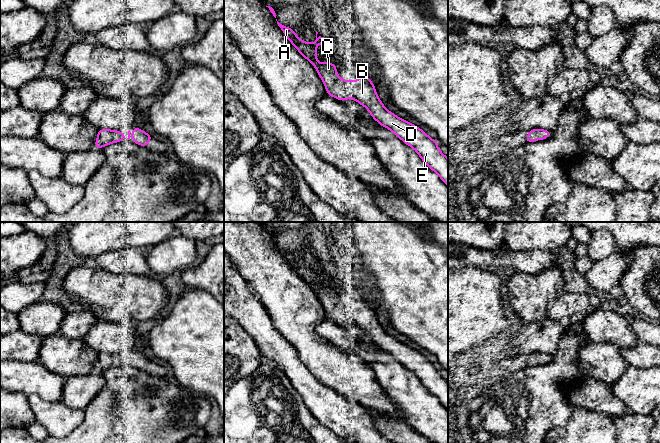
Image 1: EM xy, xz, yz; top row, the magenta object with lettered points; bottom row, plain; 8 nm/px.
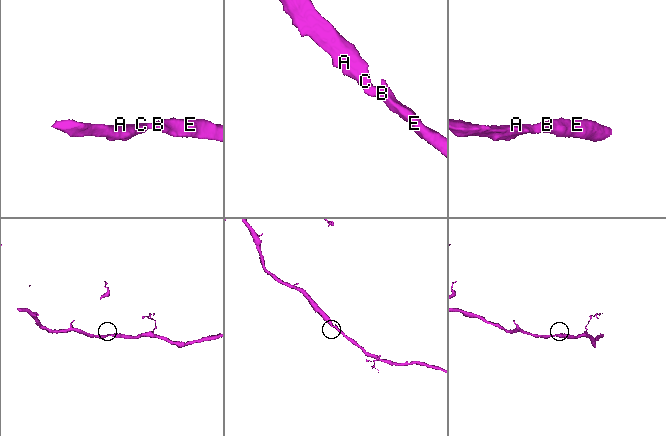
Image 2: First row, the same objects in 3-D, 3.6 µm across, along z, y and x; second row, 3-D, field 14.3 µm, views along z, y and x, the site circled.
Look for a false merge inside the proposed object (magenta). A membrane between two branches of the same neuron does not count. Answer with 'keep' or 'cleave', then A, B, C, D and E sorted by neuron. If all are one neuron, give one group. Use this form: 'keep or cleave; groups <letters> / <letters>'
keep; groups A B C D E

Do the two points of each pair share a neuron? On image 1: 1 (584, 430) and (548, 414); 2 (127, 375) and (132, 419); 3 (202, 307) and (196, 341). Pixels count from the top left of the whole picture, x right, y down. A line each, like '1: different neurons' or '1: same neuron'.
1: different neurons
2: same neuron
3: same neuron

